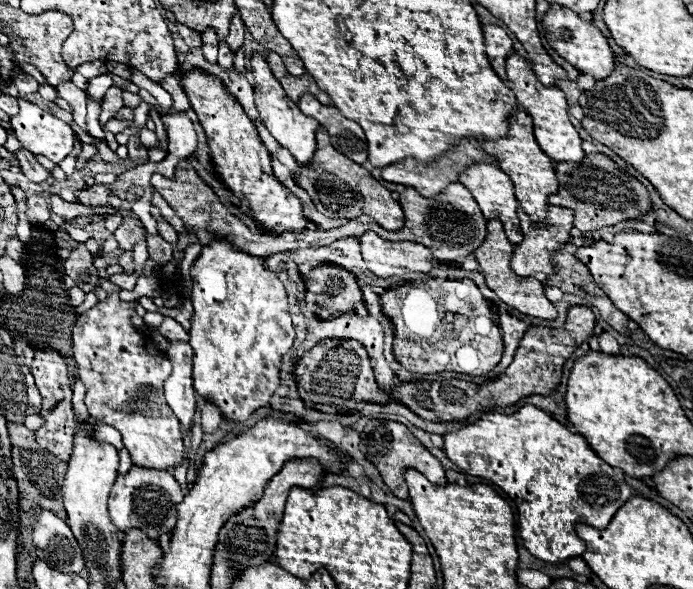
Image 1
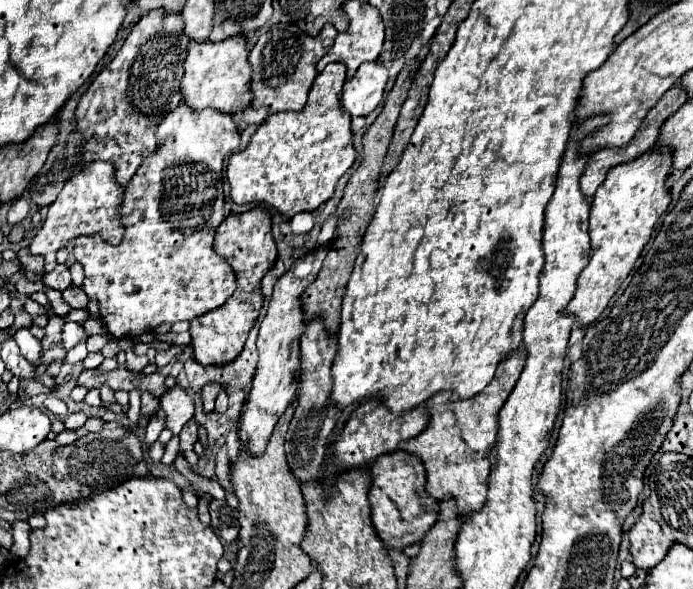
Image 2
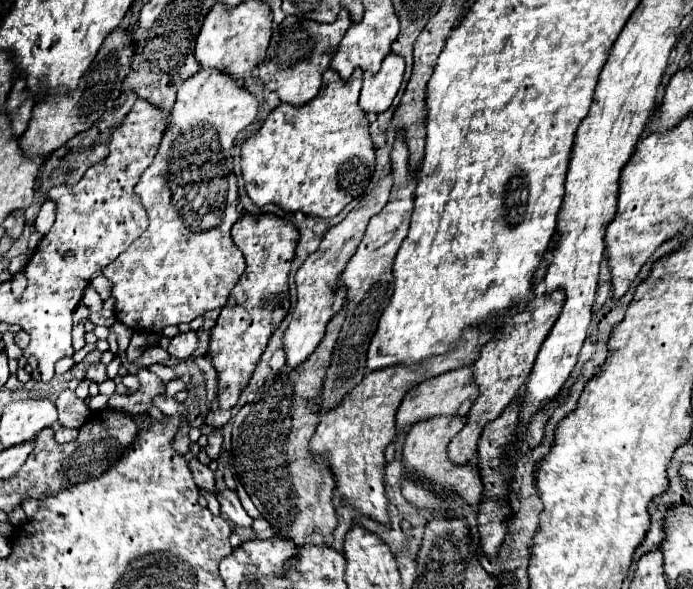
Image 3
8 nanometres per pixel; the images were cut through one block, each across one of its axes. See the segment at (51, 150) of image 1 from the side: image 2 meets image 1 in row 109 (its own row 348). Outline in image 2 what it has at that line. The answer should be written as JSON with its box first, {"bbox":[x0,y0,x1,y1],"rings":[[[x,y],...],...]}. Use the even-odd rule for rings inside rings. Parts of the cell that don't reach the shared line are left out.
{"bbox":[14,328,40,364],"rings":[[[28,328],[16,330],[14,338],[16,338],[18,346],[20,346],[22,356],[24,356],[28,362],[36,364],[36,362],[40,360],[40,340],[36,340],[36,338],[30,334],[30,330],[28,330]]]}

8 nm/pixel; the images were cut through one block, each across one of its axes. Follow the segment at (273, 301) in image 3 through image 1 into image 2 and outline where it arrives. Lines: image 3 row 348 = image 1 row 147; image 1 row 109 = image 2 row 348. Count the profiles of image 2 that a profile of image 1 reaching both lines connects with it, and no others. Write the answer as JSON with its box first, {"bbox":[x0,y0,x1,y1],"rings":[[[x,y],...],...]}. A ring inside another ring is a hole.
{"bbox":[188,208,276,364],"rings":[[[252,208],[242,214],[226,216],[216,230],[214,250],[232,266],[236,274],[236,290],[220,308],[202,314],[190,324],[188,332],[192,336],[194,360],[200,364],[222,364],[234,360],[244,348],[248,332],[260,314],[260,280],[276,262],[276,244],[270,232],[270,214],[262,208]]]}

